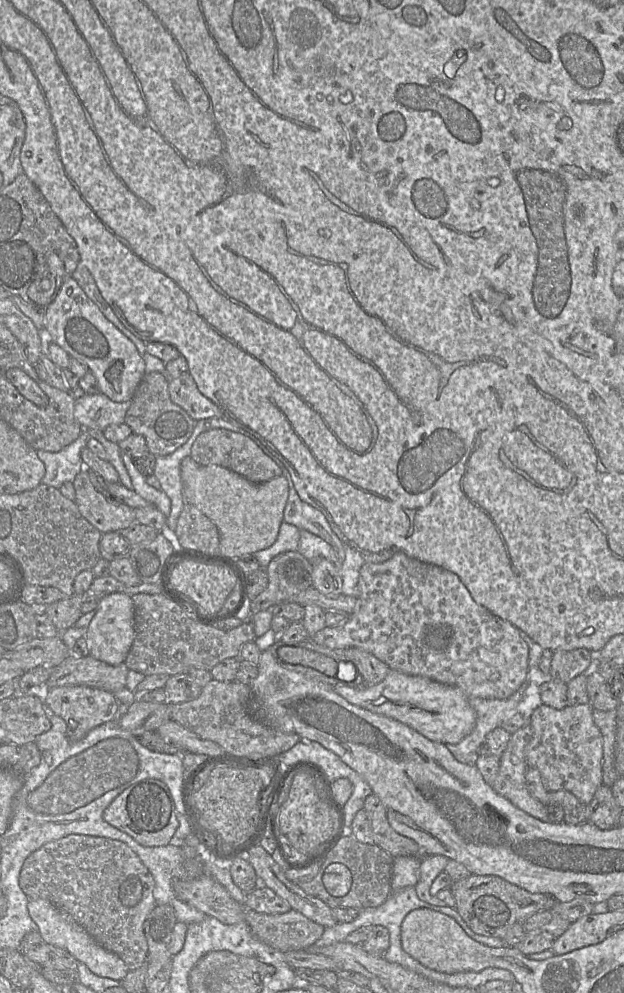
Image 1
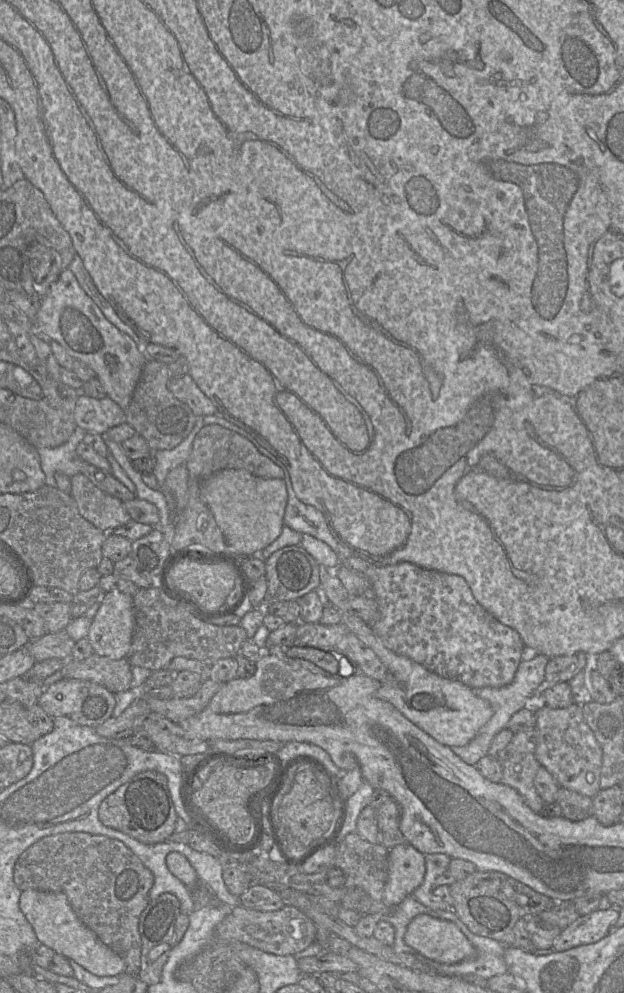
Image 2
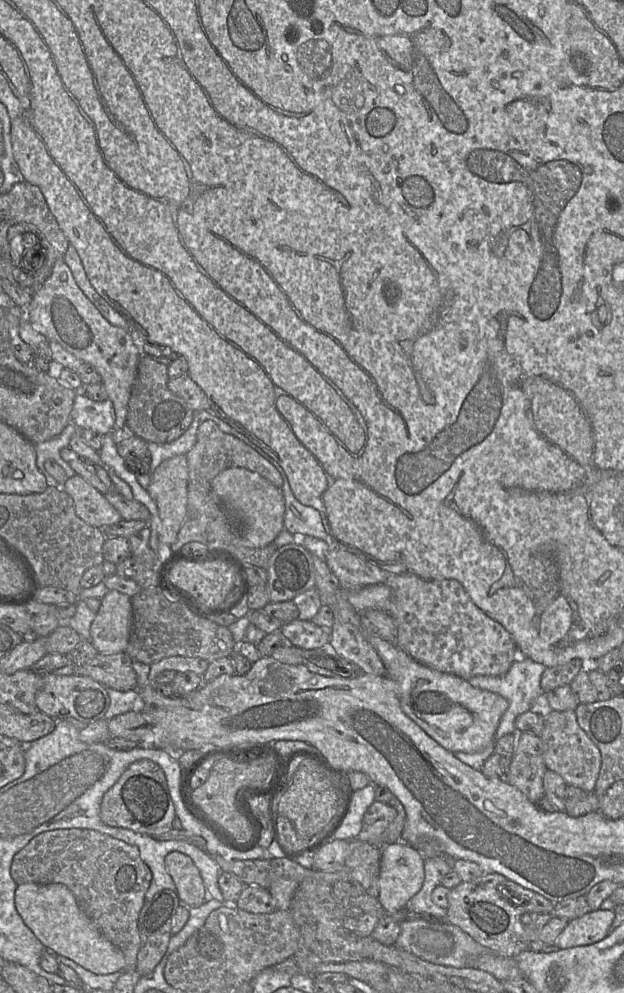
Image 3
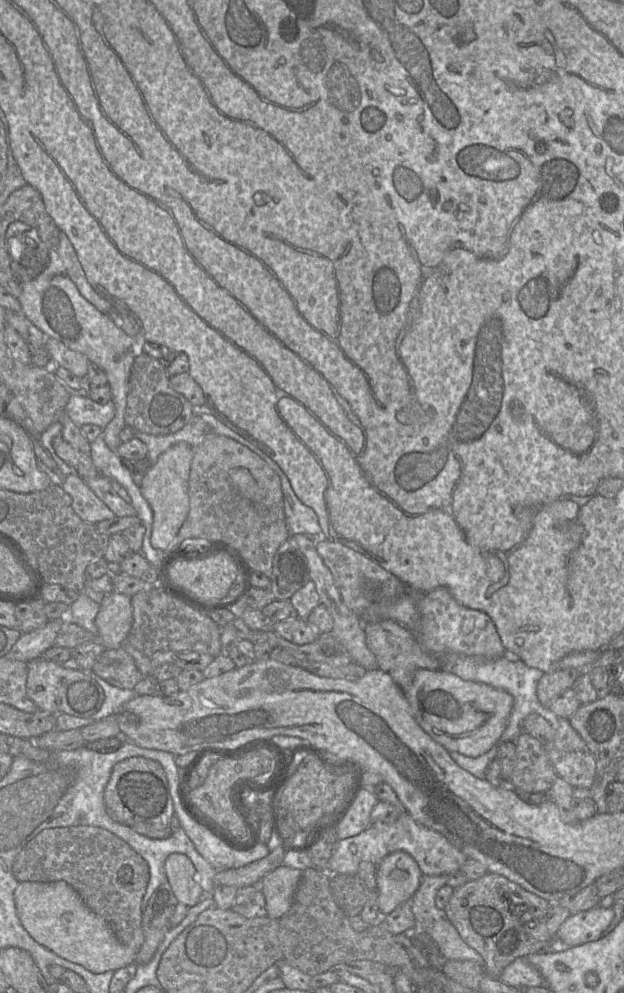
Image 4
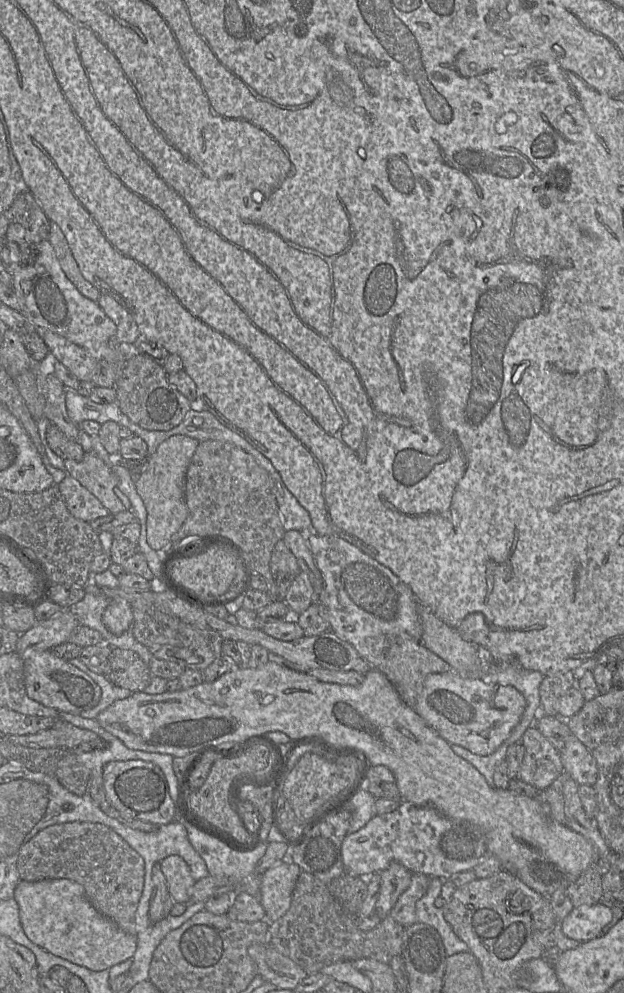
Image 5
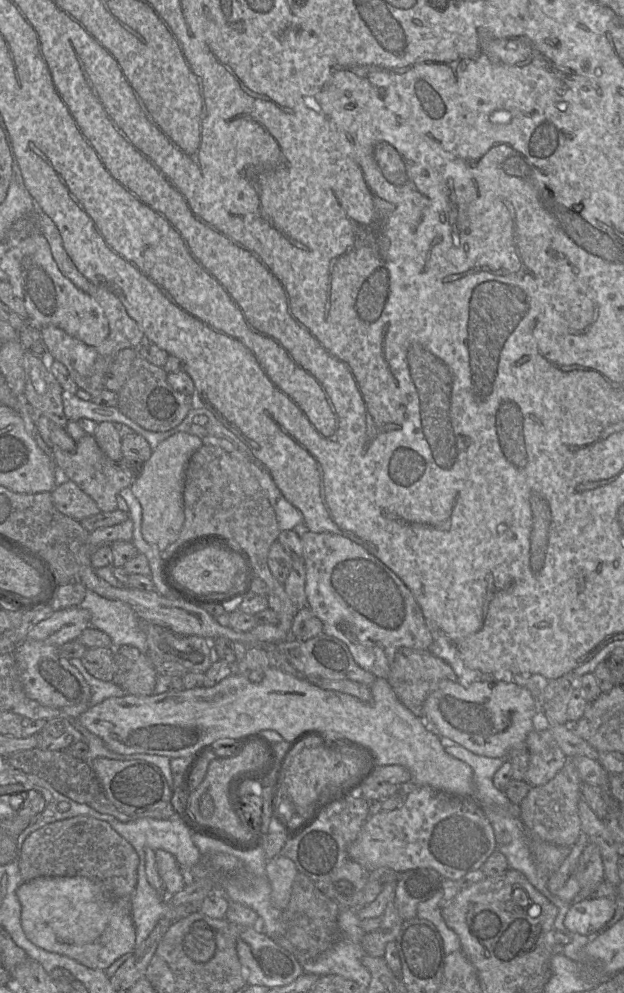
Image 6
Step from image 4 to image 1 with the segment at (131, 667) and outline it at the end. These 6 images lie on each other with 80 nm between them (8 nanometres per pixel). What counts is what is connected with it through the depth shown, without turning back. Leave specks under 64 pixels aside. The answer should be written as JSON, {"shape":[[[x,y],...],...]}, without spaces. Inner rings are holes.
{"shape":[[[70,651],[61,664],[52,668],[46,688],[83,685],[114,693],[126,687],[128,671],[125,662],[112,666],[91,655],[76,657]]]}

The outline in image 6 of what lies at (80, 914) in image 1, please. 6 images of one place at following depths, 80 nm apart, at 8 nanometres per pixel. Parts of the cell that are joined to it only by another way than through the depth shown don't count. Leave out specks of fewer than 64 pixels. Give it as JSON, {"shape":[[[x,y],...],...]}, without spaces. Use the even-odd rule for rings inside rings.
{"shape":[[[91,816],[55,821],[32,832],[19,859],[23,881],[38,877],[84,876],[101,884],[115,897],[130,899],[138,879],[139,857],[133,846],[107,822]]]}

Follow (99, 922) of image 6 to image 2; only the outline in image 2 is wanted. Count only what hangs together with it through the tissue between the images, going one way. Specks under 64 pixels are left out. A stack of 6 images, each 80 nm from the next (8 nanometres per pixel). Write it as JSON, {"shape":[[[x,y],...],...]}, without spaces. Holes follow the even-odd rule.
{"shape":[[[27,889],[21,893],[19,907],[32,925],[41,944],[67,959],[74,960],[96,976],[108,977],[124,974],[124,960],[81,922],[64,893]]]}

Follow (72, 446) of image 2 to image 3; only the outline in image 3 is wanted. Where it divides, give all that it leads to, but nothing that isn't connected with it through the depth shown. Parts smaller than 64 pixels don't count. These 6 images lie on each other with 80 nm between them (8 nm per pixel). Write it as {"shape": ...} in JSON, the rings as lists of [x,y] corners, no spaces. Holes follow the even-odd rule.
{"shape":[[[70,422],[58,436],[44,442],[34,443],[36,449],[36,465],[45,476],[48,486],[61,486],[44,467],[45,461],[48,459],[57,462],[64,469],[67,478],[76,474],[71,466],[62,459],[60,451],[63,448],[69,447],[71,437],[78,431],[79,428]]]}

